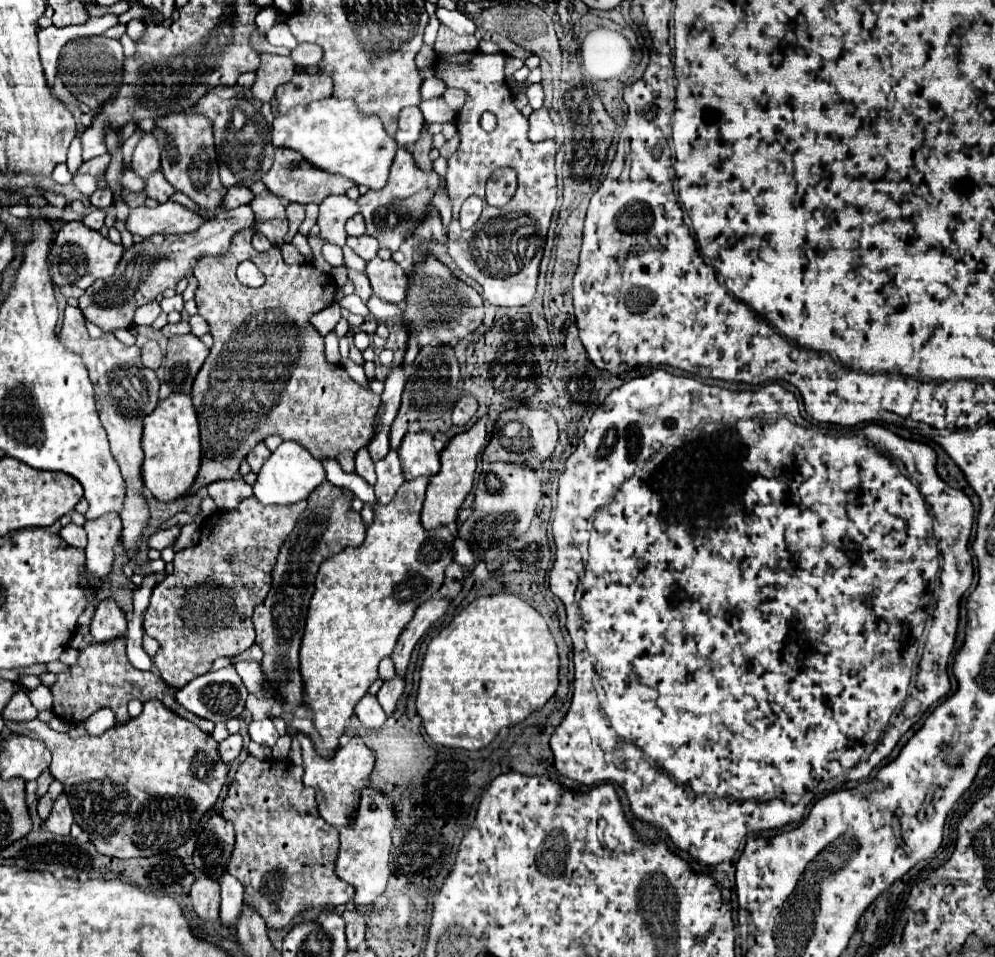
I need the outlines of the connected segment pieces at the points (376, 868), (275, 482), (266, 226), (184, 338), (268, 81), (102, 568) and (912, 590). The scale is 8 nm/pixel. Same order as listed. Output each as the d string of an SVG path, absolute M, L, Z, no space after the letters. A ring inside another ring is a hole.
M366 787L362 791L362 799L358 805L358 819L354 819L352 825L340 829L340 853L336 861L336 875L356 889L354 903L372 903L384 893L390 875L388 869L390 847L392 847L390 833L394 825L396 825L396 817L392 809L392 799Z
M282 441L282 445L272 451L272 455L266 459L262 469L258 471L256 483L254 483L254 495L264 505L290 505L290 503L308 499L308 495L324 479L326 479L326 473L320 459L312 457L312 453L306 451L296 441Z
M262 181L252 183L250 191L254 193L250 207L256 213L256 223L252 229L256 233L264 233L268 239L272 239L272 245L282 245L284 235L288 231L284 201L280 197L272 195Z
M188 333L172 337L166 349L164 381L172 387L172 391L190 395L194 377L200 371L206 357L208 357L208 347L196 335Z
M262 55L260 67L256 71L256 81L252 85L252 95L256 99L270 103L278 85L284 85L294 75L294 61L282 55Z
M102 515L100 519L86 521L84 529L88 533L86 545L86 565L96 575L98 581L108 577L114 561L114 545L120 539L120 515Z
M656 369L656 371L654 371L654 373L650 373L650 375L648 375L648 377L638 377L638 379L632 379L632 381L628 381L628 383L624 383L624 385L622 385L622 387L618 387L618 389L614 389L614 391L612 391L612 393L610 393L610 395L608 395L608 397L606 397L606 399L604 399L604 403L602 403L602 405L600 405L600 407L598 407L598 409L596 409L596 411L594 411L594 415L592 415L592 419L590 419L590 425L588 425L588 429L586 429L586 433L584 433L584 437L582 437L582 439L580 439L580 443L578 443L578 447L576 447L576 451L574 451L574 453L572 453L572 455L570 455L570 457L568 457L568 459L566 459L566 463L564 463L564 473L562 473L562 475L560 475L560 483L558 483L558 501L556 501L556 513L554 513L554 523L552 523L552 531L554 531L554 543L556 543L556 559L554 559L554 567L552 567L552 571L550 571L550 589L552 589L552 593L554 593L554 595L556 595L556 597L558 597L558 598L559 598L559 599L560 599L560 600L561 600L561 601L562 601L562 603L563 603L563 604L564 604L564 607L565 607L565 610L566 610L566 609L578 609L578 607L580 607L580 613L582 613L582 629L584 629L584 633L586 633L586 635L584 635L584 639L578 639L578 641L572 641L572 646L573 646L573 650L572 650L572 653L573 653L573 662L574 662L574 669L575 669L575 675L574 675L574 695L572 695L572 703L570 703L570 709L568 709L568 711L566 711L566 715L564 715L564 719L562 719L562 723L560 723L560 725L558 725L558 727L556 727L556 731L554 731L554 733L552 733L552 737L550 737L550 748L551 748L551 750L552 750L552 753L554 753L554 759L556 759L556 761L554 761L554 765L556 765L556 769L558 769L558 771L560 771L560 773L562 773L562 775L566 775L566 777L570 777L570 779L574 779L574 781L578 781L578 783L584 783L584 785L594 785L594 783L604 783L604 781L616 781L616 783L618 783L618 785L620 785L620 787L622 787L622 789L624 789L624 791L626 791L626 795L628 795L628 799L630 799L630 809L632 809L632 813L634 813L634 815L636 815L636 817L638 817L638 819L642 819L642 821L650 821L650 823L654 823L654 825L656 825L656 827L658 827L658 829L662 829L662 831L664 831L664 833L666 833L666 835L670 835L670 841L672 841L672 843L674 843L674 845L676 845L676 847L678 847L678 849L682 849L682 851L688 851L688 853L690 853L690 855L692 855L692 857L694 857L694 859L696 859L696 861L698 861L698 863L700 863L700 865L718 865L718 863L722 863L722 861L728 861L728 859L732 859L732 857L734 857L734 853L736 853L736 849L738 849L738 847L740 847L740 843L742 843L742 839L744 839L744 837L746 837L746 835L748 835L748 833L756 833L756 831L766 831L766 829L778 829L778 827L784 827L784 825L788 825L788 823L794 823L794 821L802 821L802 819L804 819L804 815L806 815L806 807L808 807L808 805L810 805L810 803L812 803L812 799L814 799L814 797L816 797L816 795L824 795L824 793L830 793L830 791L834 791L834 789L838 789L838 787L840 787L840 785L842 785L842 783L846 783L846 781L852 781L852 779L854 779L854 781L860 781L860 779L866 779L866 777L868 777L868 773L870 773L870 771L872 771L872 769L874 769L874 767L876 767L876 765L878 765L878 763L880 763L880 761L882 761L882 759L884 759L884 757L888 757L888 755L890 755L890 753L892 753L892 749L894 749L894 747L896 747L896 743L898 743L898 741L900 741L900 737L902 737L902 735L904 735L904 733L906 733L906 731L908 731L908 729L910 729L910 727L912 727L912 725L914 725L914 719L906 719L906 717L904 717L904 715L902 715L902 713L900 713L900 709L902 709L902 705L904 705L904 699L906 699L906 695L908 695L908 685L910 685L910 679L912 679L912 663L914 663L914 659L916 659L916 653L918 653L918 639L920 639L920 635L922 635L922 631L924 631L924 623L926 623L926 617L928 617L928 613L930 613L930 607L932 607L932 603L934 603L934 599L936 599L936 593L938 593L938 587L940 587L940 583L942 583L942 593L940 593L940 597L938 597L938 603L936 603L936 609L934 609L934 615L932 615L932 627L930 627L930 633L928 633L928 639L926 639L926 645L924 645L924 653L922 653L922 661L920 661L920 671L918 671L918 675L916 675L916 685L914 685L914 689L912 689L912 697L914 697L914 699L918 699L918 701L920 701L920 705L924 705L924 709L922 709L922 711L926 711L926 709L928 709L928 707L930 707L930 705L932 705L932 703L936 703L936 701L938 701L938 699L942 699L942 697L946 697L946 695L948 695L948 691L950 691L950 679L948 679L948 671L946 671L946 663L948 663L948 657L950 657L950 653L952 653L952 647L954 647L954 637L956 637L956 627L958 627L958 609L960 609L960 599L962 599L962 595L964 595L964 593L966 593L966 589L968 589L968 587L970 587L970 585L972 585L972 575L974 575L974 569L972 569L972 557L970 557L970 553L968 553L968 537L970 537L970 529L972 529L972 521L974 521L974 509L972 509L972 501L970 501L970 499L968 499L968 497L966 497L966 495L964 495L964 493L962 493L962 491L958 491L958 489L952 489L952 487L948 487L948 485L946 485L946 483L944 483L944 481L942 481L942 479L940 479L940 477L938 477L938 475L936 475L936 471L934 471L934 465L936 465L936 453L934 453L934 451L932 451L932 447L928 447L928 445L924 445L924 443L918 443L918 441L906 441L906 439L902 439L902 437L898 437L898 435L894 435L894 433L890 433L890 431L888 431L888 429L884 429L884 427L880 427L880 425L866 425L866 427L864 427L864 435L866 435L866 437L868 437L868 439L870 439L870 441L872 441L872 443L874 443L874 445L876 445L876 447L878 447L878 449L880 449L880 451L882 451L882 453L886 453L886 455L888 455L888 457L892 457L892 459L896 459L896 461L900 461L900 463L902 463L902 467L904 467L904 473L906 473L906 475L908 475L908 477L904 477L904 475L902 475L902 473L900 473L900 471L898 471L898 467L896 467L896 465L894 465L894 463L892 463L892 461L890 461L890 459L888 459L888 457L886 457L886 455L882 455L882 453L880 453L880 451L878 451L878 449L876 449L876 447L874 447L874 445L872 445L872 443L868 443L868 441L866 441L866 439L862 439L862 437L844 437L844 435L842 435L842 437L834 437L834 435L822 435L822 433L816 433L816 431L812 431L812 429L806 429L806 427L800 427L800 425L796 425L796 417L800 417L800 413L798 413L798 401L796 401L796 397L794 397L794 395L792 395L792 393L790 393L790 391L786 391L786 389L784 389L784 387L782 387L782 385L778 385L778 383L770 383L770 385L764 385L764 387L762 387L762 389L758 389L758 391L740 391L740 393L736 393L736 391L728 391L728 389L722 389L722 387L714 387L714 385L712 385L712 387L710 387L710 385L704 385L704 383L700 383L700 381L694 381L694 379L690 379L690 377L674 377L674 375L670 375L670 373L666 373L666 371L664 371L664 369ZM688 427L696 427L696 429L692 429L692 435L690 435L690 437L686 437L686 435L684 435L684 431L688 431ZM938 549L940 549L940 557L942 557L942 567L940 567L940 581L938 581ZM577 590L582 590L582 595L581 595L581 598L580 598L580 599L578 599L578 601L576 601L576 591L577 591ZM860 759L862 759L862 763L864 763L864 761L866 761L866 763L864 763L864 765L870 765L870 767L862 767L862 771L860 771L860 773L858 773L858 771L854 771L854 767L856 767L856 765L858 765L858 763L860 763Z

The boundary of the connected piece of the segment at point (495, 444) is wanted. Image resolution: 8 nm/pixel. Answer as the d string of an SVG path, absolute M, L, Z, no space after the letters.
M530 407L506 409L502 411L500 419L494 425L490 443L482 453L482 461L484 463L494 463L494 461L528 463L530 467L540 469L542 463L552 455L556 443L558 443L558 425L550 413L542 409L530 409Z

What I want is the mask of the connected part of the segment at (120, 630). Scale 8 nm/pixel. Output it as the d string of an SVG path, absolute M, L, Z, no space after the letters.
M104 599L100 601L100 605L96 605L96 611L90 623L90 633L94 635L96 643L126 635L126 615L116 605L116 601Z

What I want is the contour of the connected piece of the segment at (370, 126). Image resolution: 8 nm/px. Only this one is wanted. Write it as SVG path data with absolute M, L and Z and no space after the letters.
M336 97L314 101L306 107L292 107L284 115L274 115L272 143L274 147L294 149L320 171L342 175L354 185L366 185L368 189L382 189L386 185L398 149L376 115L364 117L358 113L354 101L340 101Z

